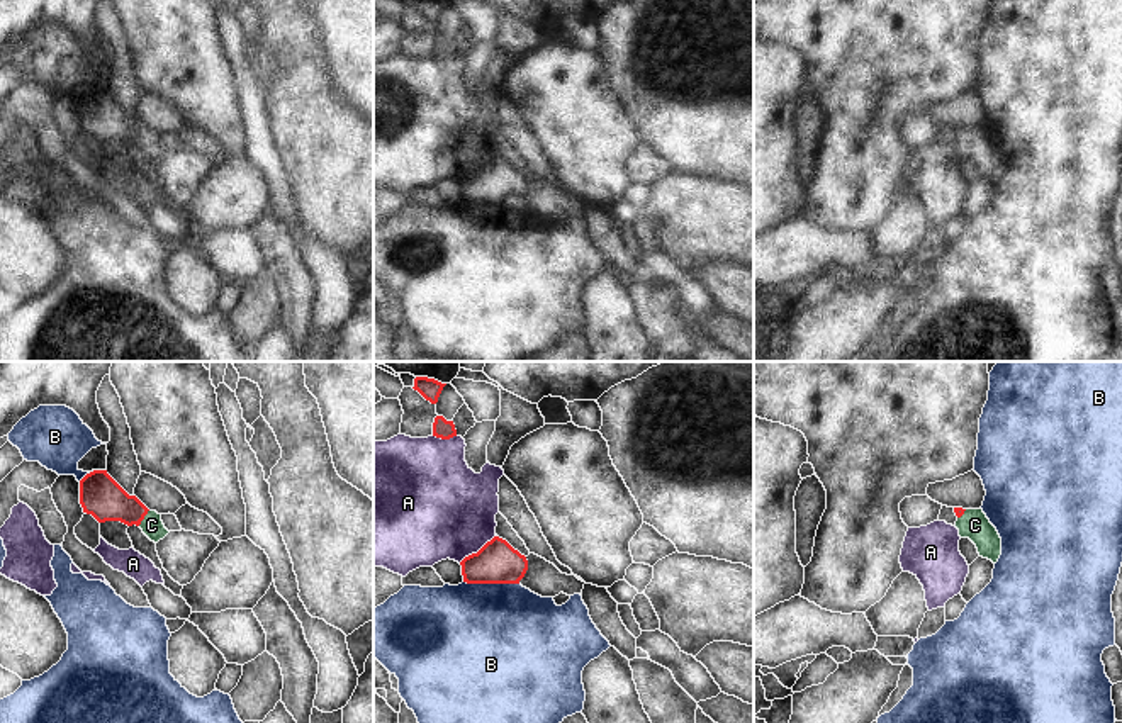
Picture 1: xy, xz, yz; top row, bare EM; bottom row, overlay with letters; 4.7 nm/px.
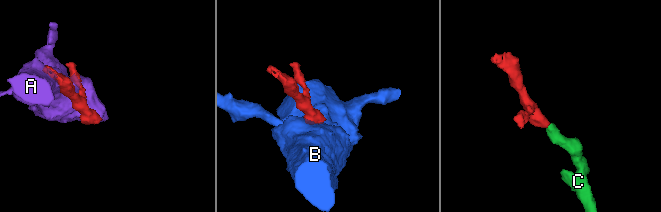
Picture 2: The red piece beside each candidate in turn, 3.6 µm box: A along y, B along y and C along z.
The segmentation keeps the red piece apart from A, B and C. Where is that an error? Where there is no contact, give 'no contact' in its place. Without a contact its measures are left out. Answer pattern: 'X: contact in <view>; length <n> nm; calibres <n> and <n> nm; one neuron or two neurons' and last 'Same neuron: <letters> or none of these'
A: contact in xz; length 220 nm; calibres 200 and 460 nm; two neurons
B: contact in xz; length 260 nm; calibres 200 and 500 nm; two neurons
C: contact in xy; length 90 nm; calibres 200 and 100 nm; one neuron
Same neuron: C

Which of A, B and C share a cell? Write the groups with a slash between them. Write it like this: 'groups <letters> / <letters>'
groups A / B / C

